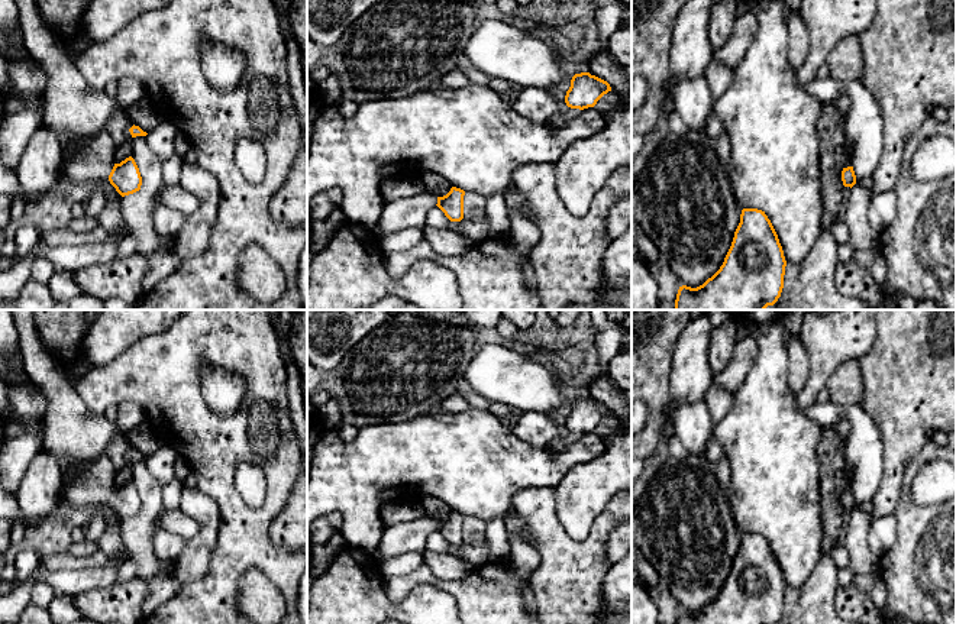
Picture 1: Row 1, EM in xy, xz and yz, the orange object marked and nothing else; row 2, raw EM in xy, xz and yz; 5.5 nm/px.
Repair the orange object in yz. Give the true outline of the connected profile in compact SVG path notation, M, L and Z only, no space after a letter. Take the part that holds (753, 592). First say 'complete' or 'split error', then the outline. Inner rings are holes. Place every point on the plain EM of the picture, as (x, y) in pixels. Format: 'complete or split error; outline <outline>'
complete; outline M743 533L720 594L703 610L679 611L676 624L778 624L787 585L778 559L758 533Z

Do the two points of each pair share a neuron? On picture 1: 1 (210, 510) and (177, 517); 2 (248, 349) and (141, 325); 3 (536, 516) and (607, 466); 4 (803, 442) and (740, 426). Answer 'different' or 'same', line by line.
1: different
2: different
3: different
4: same

